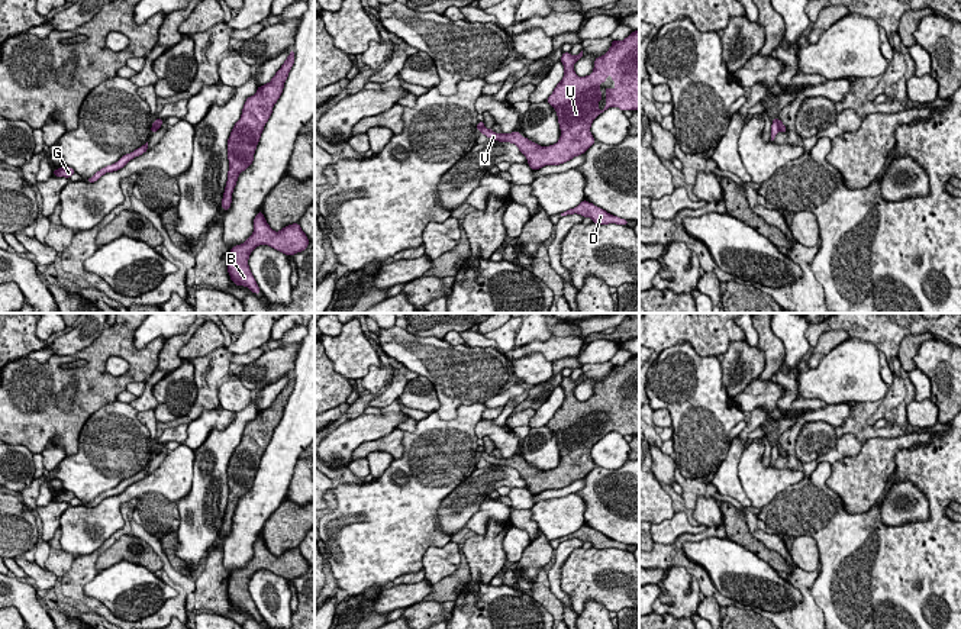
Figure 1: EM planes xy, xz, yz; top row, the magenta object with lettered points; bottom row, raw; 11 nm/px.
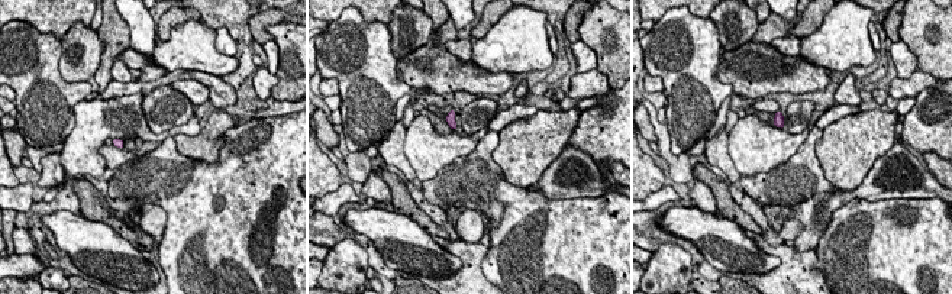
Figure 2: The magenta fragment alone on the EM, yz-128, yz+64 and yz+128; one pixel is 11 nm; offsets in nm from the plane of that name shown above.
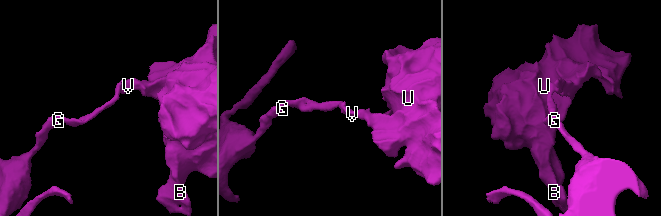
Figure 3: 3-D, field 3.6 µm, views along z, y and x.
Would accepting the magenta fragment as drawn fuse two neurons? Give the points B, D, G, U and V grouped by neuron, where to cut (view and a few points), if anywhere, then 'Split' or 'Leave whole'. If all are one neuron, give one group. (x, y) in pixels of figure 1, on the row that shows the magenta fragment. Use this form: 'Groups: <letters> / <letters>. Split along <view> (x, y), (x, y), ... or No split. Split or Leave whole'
Groups: B D U V / G. Split along yz (776, 119), (780, 129). Split

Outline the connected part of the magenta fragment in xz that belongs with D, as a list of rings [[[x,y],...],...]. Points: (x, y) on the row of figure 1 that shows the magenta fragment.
[[[583,200],[577,207],[570,209],[567,212],[559,213],[559,217],[564,217],[567,214],[581,214],[583,217],[590,217],[593,223],[596,225],[609,225],[609,223],[616,223],[616,225],[628,225],[626,219],[620,219],[617,216],[613,216],[607,213],[606,210],[594,206],[593,203],[588,203],[587,200]]]

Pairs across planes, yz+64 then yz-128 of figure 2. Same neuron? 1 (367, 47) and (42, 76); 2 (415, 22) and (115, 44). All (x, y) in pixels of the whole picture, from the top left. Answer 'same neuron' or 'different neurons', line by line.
1: same neuron
2: different neurons

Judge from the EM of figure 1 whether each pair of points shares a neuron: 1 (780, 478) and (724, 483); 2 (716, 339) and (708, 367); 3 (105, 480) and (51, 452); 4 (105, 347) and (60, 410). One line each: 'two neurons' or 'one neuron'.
1: two neurons
2: two neurons
3: two neurons
4: one neuron

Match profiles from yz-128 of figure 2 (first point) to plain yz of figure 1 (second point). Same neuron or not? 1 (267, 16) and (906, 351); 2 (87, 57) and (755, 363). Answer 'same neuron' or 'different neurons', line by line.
1: same neuron
2: same neuron

